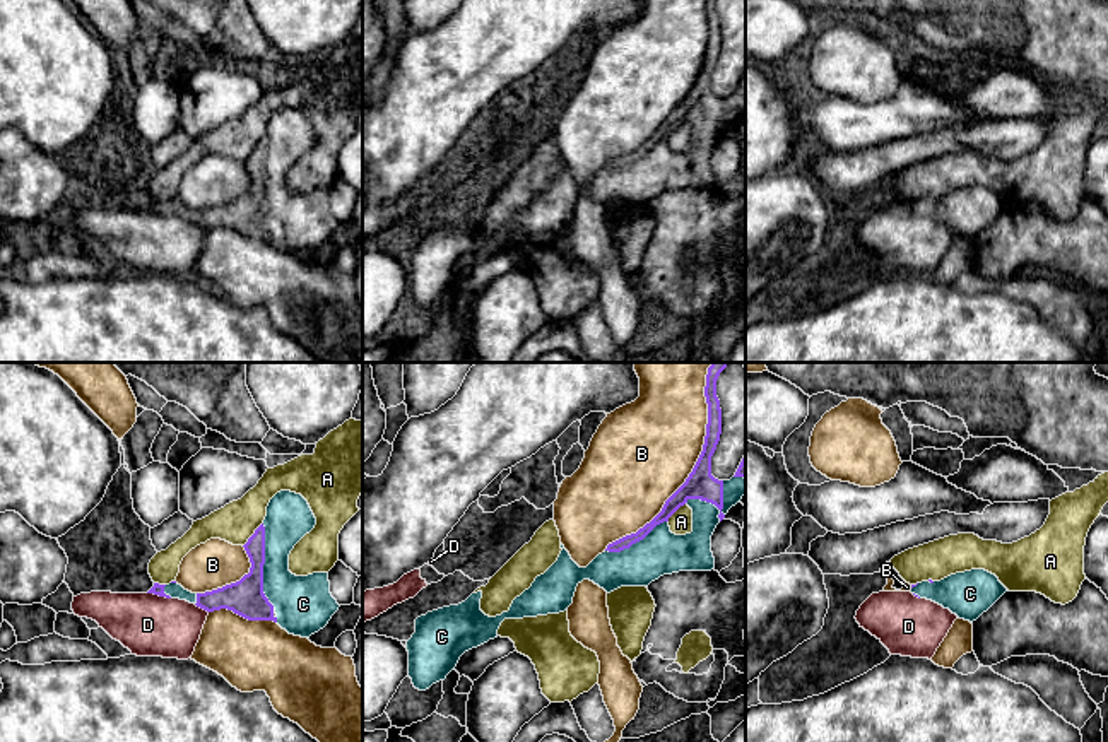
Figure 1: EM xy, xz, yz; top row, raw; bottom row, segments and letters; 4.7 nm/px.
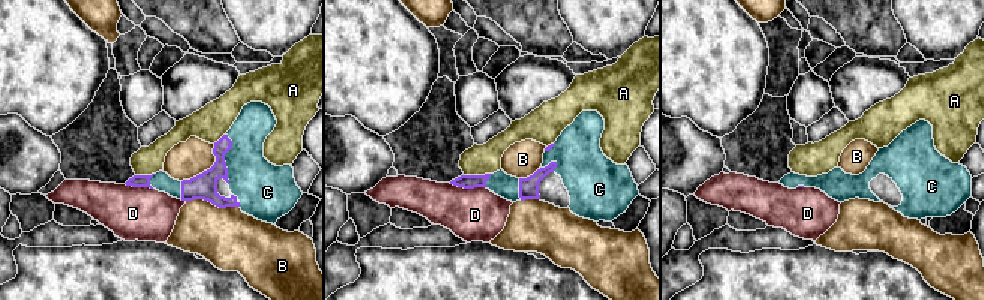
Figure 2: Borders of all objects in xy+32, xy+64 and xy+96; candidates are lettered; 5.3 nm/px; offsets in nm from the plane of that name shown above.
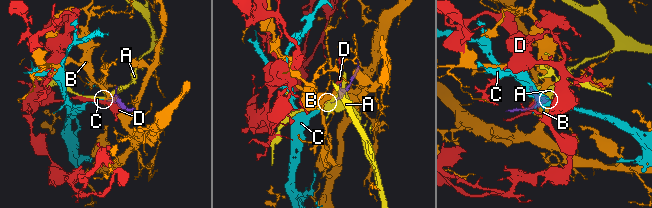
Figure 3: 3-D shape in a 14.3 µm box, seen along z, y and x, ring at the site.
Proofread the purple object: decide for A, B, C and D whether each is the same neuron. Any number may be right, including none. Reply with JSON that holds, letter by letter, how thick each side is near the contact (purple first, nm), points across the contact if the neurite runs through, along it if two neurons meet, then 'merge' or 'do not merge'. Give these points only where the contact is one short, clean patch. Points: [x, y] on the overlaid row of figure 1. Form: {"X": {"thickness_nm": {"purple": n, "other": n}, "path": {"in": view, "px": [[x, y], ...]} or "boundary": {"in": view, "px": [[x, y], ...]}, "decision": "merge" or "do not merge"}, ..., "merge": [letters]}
{"A": {"thickness_nm": {"purple": 120, "other": 190}, "decision": "do not merge"}, "B": {"thickness_nm": {"purple": 140, "other": 480}, "decision": "do not merge"}, "C": {"thickness_nm": {"purple": 170, "other": 260}, "decision": "merge"}, "D": {"thickness_nm": {"purple": 50, "other": 300}, "decision": "do not merge"}, "merge": ["C"]}

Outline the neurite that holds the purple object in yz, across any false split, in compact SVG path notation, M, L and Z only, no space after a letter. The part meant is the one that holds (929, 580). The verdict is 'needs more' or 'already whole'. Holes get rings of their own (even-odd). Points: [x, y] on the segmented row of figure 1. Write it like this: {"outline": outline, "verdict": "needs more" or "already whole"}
{"outline": "M971 569L940 581L928 580L911 585L910 592L949 609L959 619L973 622L1009 590L995 574L985 569Z", "verdict": "needs more"}

